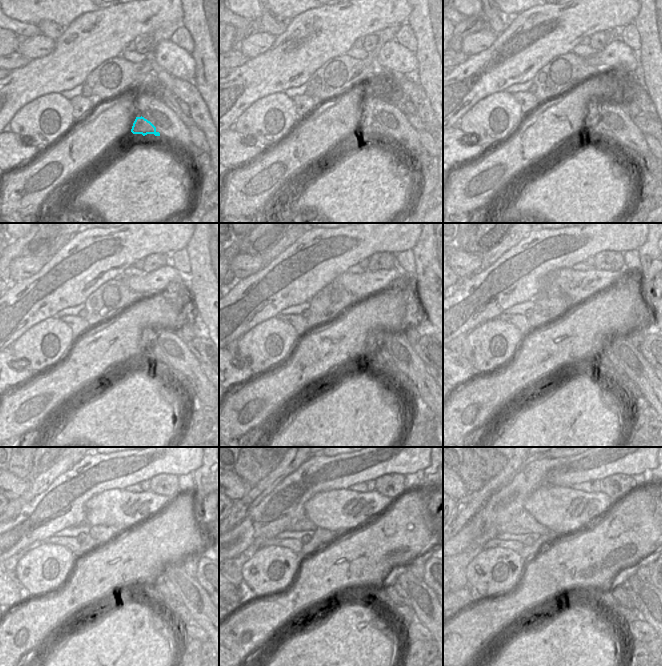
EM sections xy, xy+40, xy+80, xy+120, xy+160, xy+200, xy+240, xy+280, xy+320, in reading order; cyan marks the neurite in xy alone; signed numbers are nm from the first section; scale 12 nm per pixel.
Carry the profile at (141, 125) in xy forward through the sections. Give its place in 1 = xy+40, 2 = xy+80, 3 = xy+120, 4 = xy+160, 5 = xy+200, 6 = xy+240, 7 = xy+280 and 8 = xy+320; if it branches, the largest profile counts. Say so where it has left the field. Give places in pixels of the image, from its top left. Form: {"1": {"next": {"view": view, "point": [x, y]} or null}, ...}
{"1": {"next": {"view": "xy+40", "point": [369, 126]}}, "2": {"next": {"view": "xy+80", "point": [596, 125]}}, "3": {"next": {"view": "xy+120", "point": [158, 358]}}, "4": {"next": {"view": "xy+160", "point": [384, 365]}}, "5": {"next": {"view": "xy+200", "point": [609, 366]}}, "6": {"next": {"view": "xy+240", "point": [164, 593]}}, "7": {"next": {"view": "xy+280", "point": [391, 597]}}, "8": {"next": {"view": "xy+320", "point": [617, 601]}}}

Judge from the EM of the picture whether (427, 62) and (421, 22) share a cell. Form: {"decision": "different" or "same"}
{"decision": "same"}

